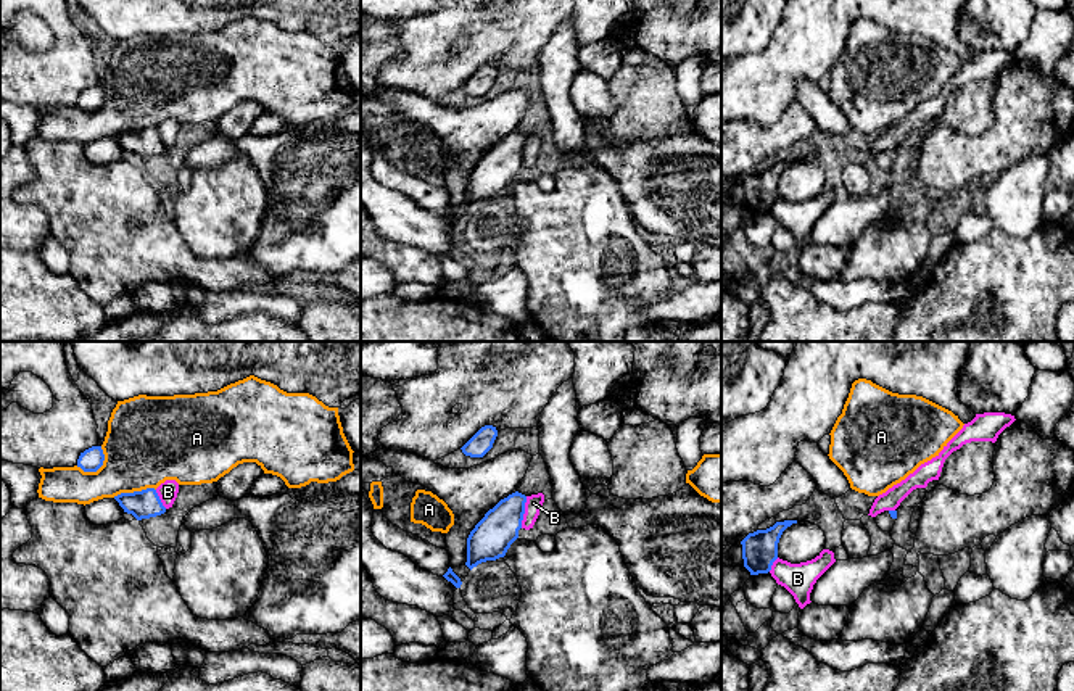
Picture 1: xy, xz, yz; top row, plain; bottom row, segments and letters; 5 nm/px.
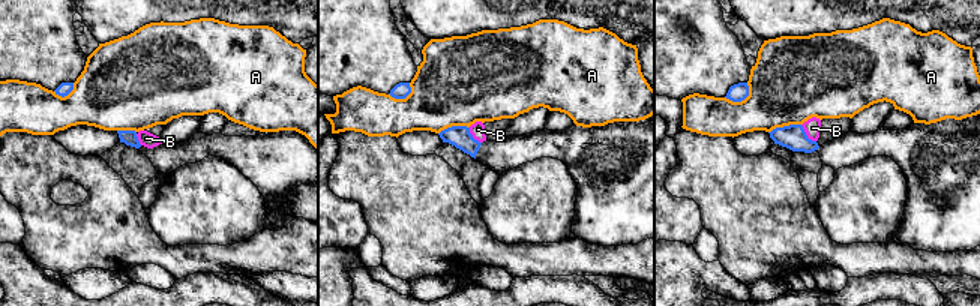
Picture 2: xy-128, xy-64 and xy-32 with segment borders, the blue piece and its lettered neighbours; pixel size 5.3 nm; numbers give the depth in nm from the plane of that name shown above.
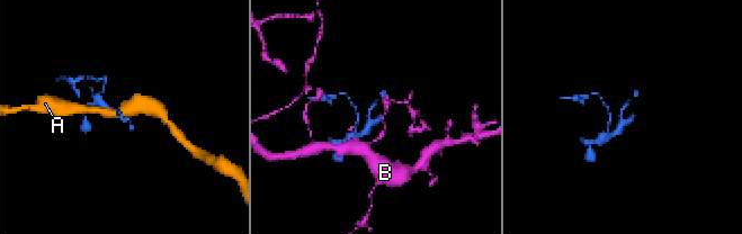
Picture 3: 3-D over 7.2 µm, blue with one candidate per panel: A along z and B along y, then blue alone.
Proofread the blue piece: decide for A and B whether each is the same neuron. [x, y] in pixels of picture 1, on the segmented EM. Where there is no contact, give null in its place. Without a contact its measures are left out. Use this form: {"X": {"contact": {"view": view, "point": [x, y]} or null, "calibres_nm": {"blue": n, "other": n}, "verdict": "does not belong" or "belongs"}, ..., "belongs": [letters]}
{"A": {"contact": {"view": "xy", "point": [97, 469]}, "calibres_nm": {"blue": 110, "other": 380}, "verdict": "does not belong"}, "B": {"contact": {"view": "xz", "point": [524, 513]}, "calibres_nm": {"blue": 200, "other": 80}, "verdict": "does not belong"}, "belongs": []}

